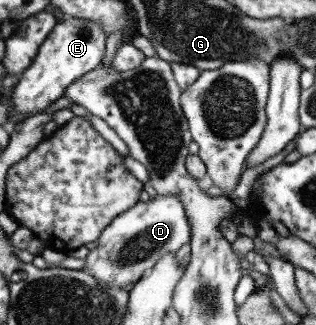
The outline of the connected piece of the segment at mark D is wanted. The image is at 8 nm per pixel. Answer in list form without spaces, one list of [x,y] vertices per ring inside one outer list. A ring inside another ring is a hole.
[[[175,194],[155,196],[144,203],[137,201],[137,204],[111,220],[101,231],[95,242],[97,246],[89,251],[83,259],[85,260],[85,267],[82,268],[82,271],[90,274],[98,284],[123,288],[126,284],[137,281],[165,253],[175,253],[184,244],[189,244],[190,237],[190,222],[186,217],[183,205]]]

